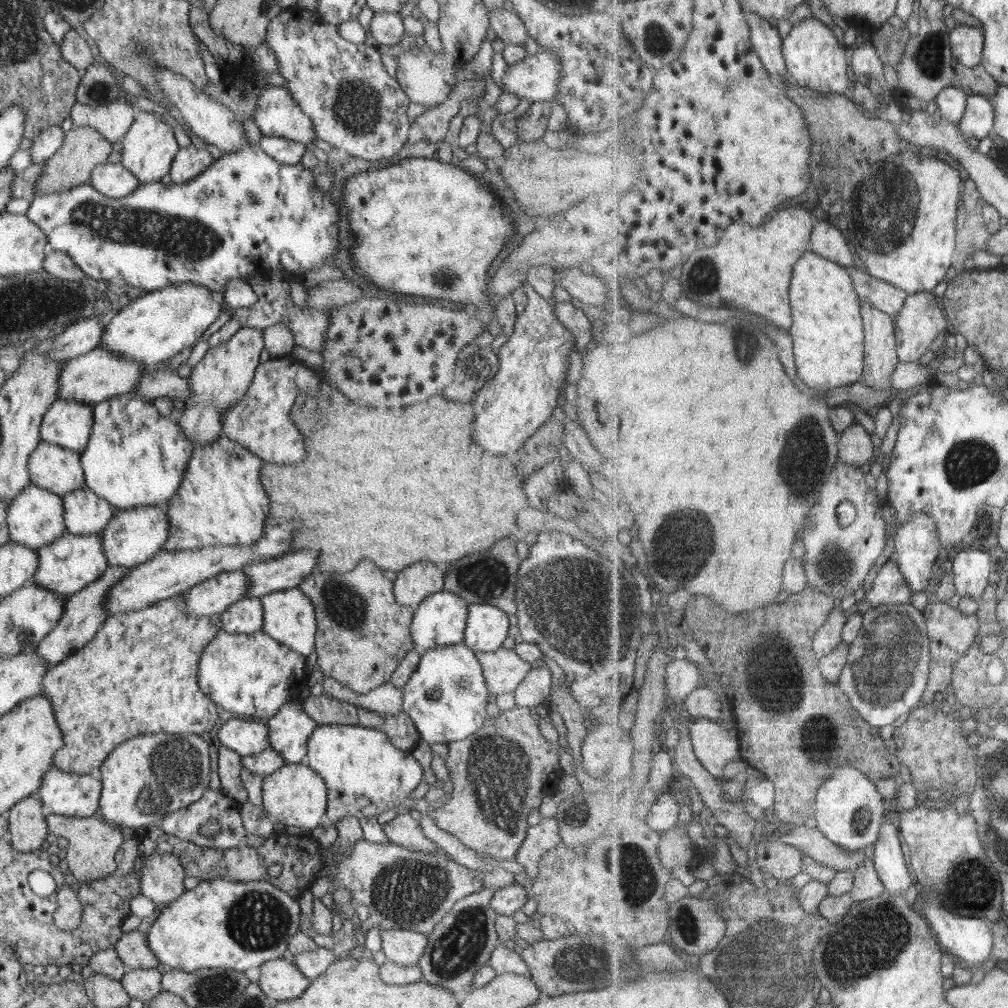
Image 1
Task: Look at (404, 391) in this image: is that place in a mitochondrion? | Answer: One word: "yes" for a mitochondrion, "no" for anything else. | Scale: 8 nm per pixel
no

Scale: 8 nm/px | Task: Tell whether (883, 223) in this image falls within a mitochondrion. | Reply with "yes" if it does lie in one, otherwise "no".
yes

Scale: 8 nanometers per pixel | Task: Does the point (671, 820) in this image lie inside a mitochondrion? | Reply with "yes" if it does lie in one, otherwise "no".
no

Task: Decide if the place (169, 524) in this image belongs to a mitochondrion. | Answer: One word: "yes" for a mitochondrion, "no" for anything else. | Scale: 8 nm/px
no

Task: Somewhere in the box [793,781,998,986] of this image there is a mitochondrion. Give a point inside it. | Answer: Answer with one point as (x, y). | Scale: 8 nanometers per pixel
(885, 925)

